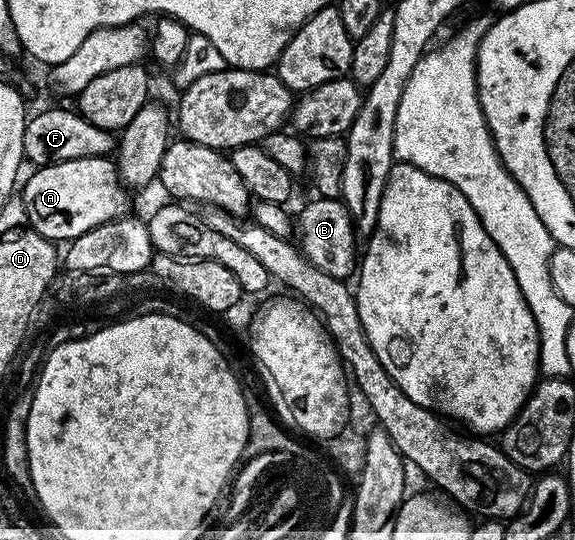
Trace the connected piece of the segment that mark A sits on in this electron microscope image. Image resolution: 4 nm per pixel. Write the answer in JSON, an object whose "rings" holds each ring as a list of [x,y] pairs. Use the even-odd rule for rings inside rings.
{"rings":[[[84,157],[72,161],[60,161],[47,167],[31,170],[30,180],[23,182],[20,196],[26,210],[26,222],[29,230],[40,233],[51,241],[69,241],[88,233],[88,229],[96,229],[96,225],[104,225],[113,219],[123,218],[130,207],[131,192],[127,190],[118,176],[115,160],[110,157]]]}

